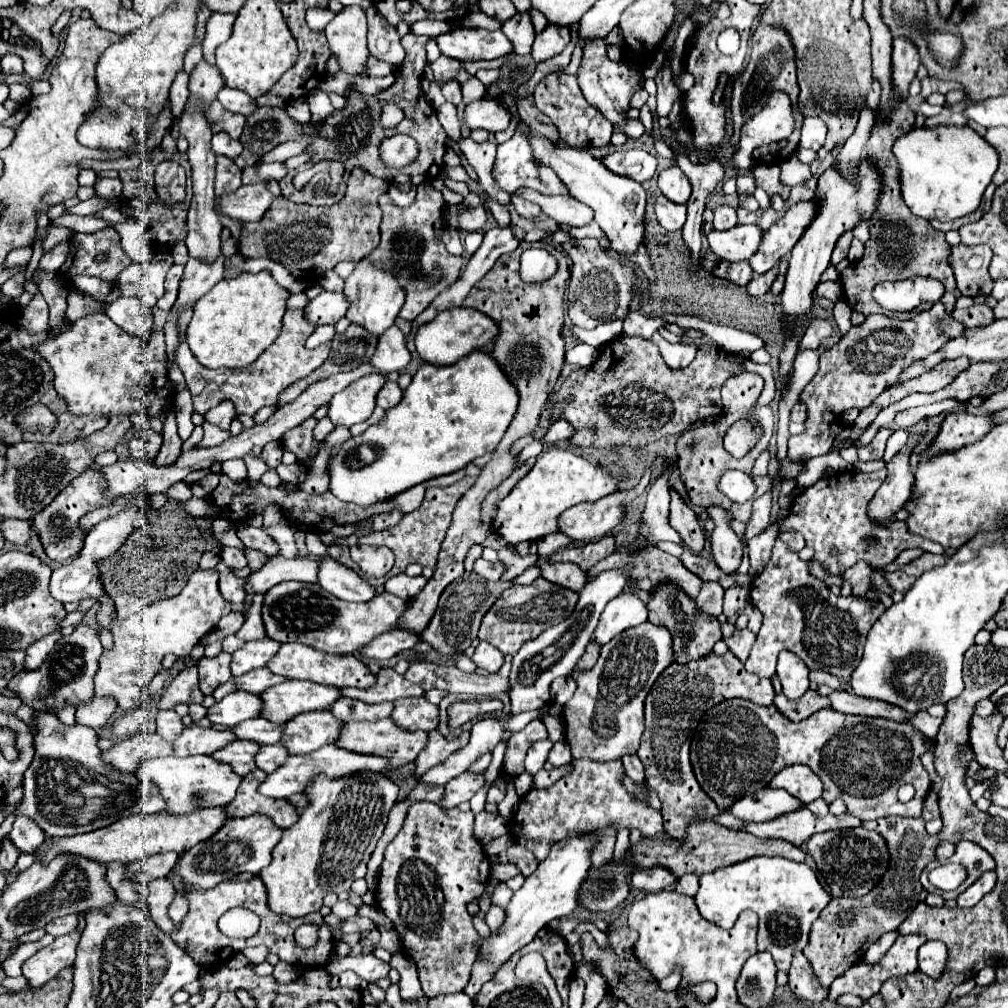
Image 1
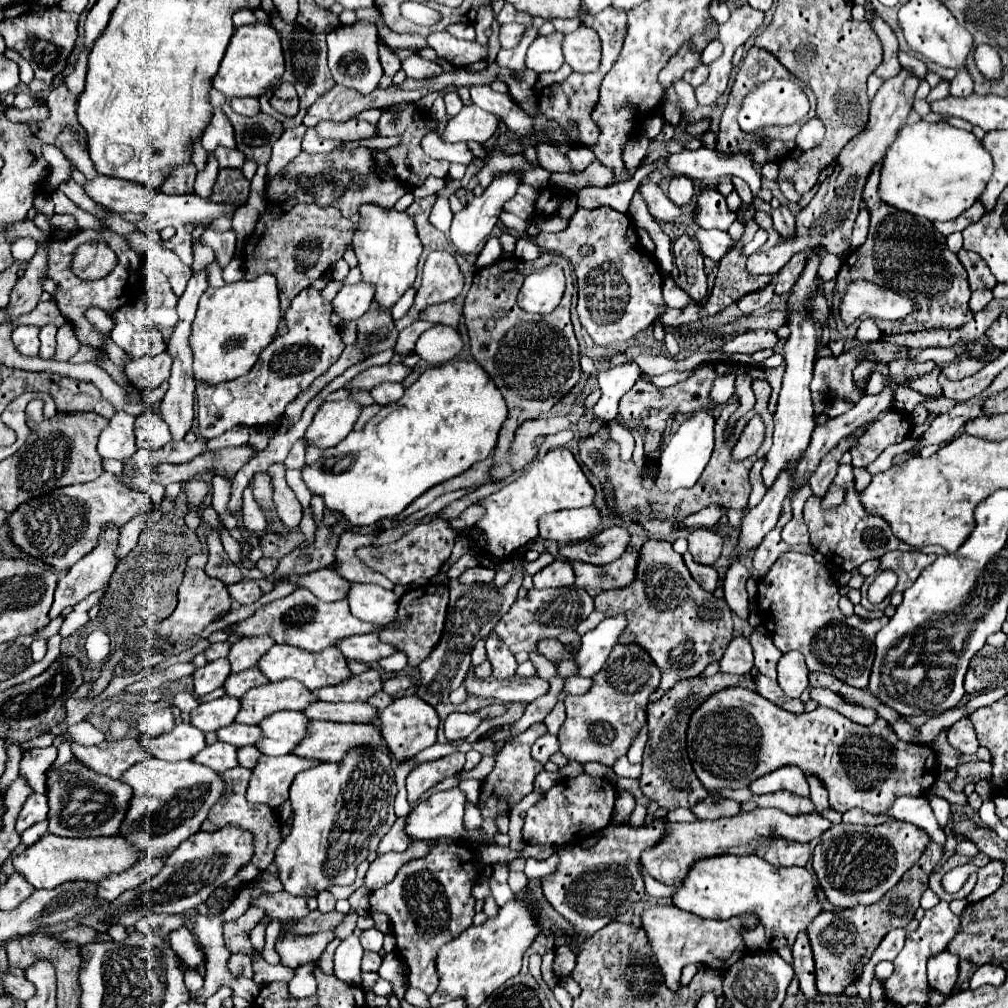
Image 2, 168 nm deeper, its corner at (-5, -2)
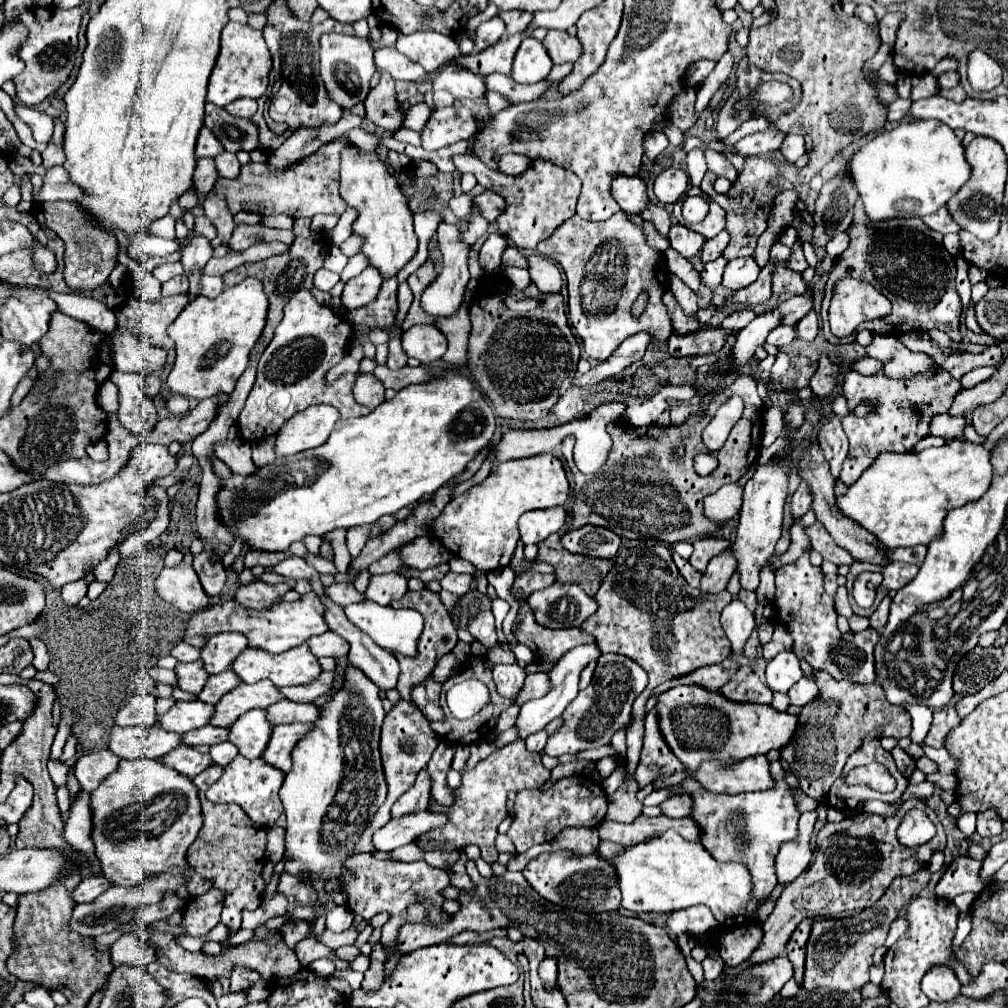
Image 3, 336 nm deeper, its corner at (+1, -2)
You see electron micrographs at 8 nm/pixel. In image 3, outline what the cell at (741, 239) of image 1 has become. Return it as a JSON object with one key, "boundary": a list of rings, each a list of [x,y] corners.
{"boundary":[[[672,225],[670,233],[668,233],[670,245],[686,259],[694,259],[702,253],[702,247],[706,243],[706,237],[700,237],[700,233],[684,227],[684,225]]]}

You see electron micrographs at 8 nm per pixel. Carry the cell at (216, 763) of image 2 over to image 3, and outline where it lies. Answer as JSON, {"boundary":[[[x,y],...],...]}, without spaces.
{"boundary":[[[180,745],[180,749],[174,749],[172,753],[168,753],[168,757],[162,757],[162,761],[188,777],[194,777],[208,769],[210,765],[214,765],[210,753],[200,753],[188,745]]]}

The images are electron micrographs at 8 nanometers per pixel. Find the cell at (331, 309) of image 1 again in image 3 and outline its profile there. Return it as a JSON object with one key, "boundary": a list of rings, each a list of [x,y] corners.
{"boundary":[[[366,267],[360,275],[346,281],[342,291],[342,307],[354,311],[368,305],[378,295],[380,285],[382,285],[380,273],[376,273],[376,269],[372,267]]]}

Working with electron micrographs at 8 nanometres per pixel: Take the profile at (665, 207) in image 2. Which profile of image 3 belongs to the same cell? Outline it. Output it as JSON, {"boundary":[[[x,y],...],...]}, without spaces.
{"boundary":[[[616,177],[612,181],[612,197],[626,213],[642,213],[650,207],[648,187],[640,177]]]}

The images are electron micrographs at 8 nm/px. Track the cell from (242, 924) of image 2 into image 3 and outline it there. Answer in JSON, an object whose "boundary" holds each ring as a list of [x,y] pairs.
{"boundary":[[[212,765],[204,773],[196,775],[192,781],[198,787],[200,801],[202,801],[202,817],[204,825],[196,837],[196,841],[188,849],[188,863],[198,869],[206,879],[212,881],[216,889],[222,889],[226,893],[224,909],[222,909],[222,925],[228,927],[230,935],[236,935],[242,925],[242,911],[254,911],[264,893],[264,879],[262,879],[262,867],[264,867],[264,849],[266,849],[266,827],[256,827],[252,819],[240,809],[240,805],[226,803],[216,805],[206,799],[206,789],[216,783],[224,775],[224,767]]]}

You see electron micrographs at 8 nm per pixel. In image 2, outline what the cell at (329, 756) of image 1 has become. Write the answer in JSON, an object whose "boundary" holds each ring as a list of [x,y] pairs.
{"boundary":[[[282,755],[282,757],[260,757],[258,765],[252,769],[252,777],[248,783],[246,799],[250,803],[264,803],[272,809],[280,807],[288,799],[288,789],[294,777],[318,765],[320,761],[300,759],[296,755]]]}

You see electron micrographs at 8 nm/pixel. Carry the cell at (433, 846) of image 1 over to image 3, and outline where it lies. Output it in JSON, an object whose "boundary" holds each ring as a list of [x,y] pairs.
{"boundary":[[[356,853],[348,857],[344,863],[356,873],[356,879],[346,885],[348,893],[348,907],[366,917],[374,917],[376,913],[386,911],[390,915],[386,923],[386,931],[382,931],[382,945],[388,951],[388,961],[384,967],[386,977],[390,977],[398,965],[398,961],[404,957],[404,953],[398,951],[396,939],[398,931],[406,923],[424,923],[424,925],[442,925],[452,919],[450,913],[442,911],[444,905],[444,895],[442,891],[450,887],[450,877],[446,869],[438,869],[428,865],[426,861],[414,861],[414,863],[402,863],[402,861],[378,861],[370,853]]]}

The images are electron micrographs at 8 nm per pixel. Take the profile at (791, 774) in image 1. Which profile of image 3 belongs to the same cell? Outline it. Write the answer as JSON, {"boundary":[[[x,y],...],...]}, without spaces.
{"boundary":[[[766,755],[750,757],[750,761],[740,761],[740,765],[720,765],[716,761],[702,763],[694,775],[704,789],[712,793],[746,793],[746,791],[768,791],[774,789],[774,779],[770,773],[770,759]]]}

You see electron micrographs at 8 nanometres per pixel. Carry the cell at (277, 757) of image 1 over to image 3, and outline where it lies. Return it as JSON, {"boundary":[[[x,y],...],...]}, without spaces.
{"boundary":[[[226,741],[226,743],[220,743],[216,747],[210,747],[210,755],[212,755],[214,763],[226,767],[238,755],[238,751],[236,751],[236,745],[232,745],[230,741]]]}

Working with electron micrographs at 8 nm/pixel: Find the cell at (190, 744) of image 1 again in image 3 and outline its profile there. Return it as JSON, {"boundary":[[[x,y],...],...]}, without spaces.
{"boundary":[[[158,725],[152,727],[114,727],[110,733],[108,749],[122,759],[162,759],[166,753],[182,743],[182,735],[166,731]]]}

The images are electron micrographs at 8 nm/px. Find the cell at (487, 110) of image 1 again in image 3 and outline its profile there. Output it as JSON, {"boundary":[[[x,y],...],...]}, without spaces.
{"boundary":[[[466,107],[434,109],[428,125],[422,131],[422,147],[436,151],[462,139],[474,139],[478,125],[474,113]]]}

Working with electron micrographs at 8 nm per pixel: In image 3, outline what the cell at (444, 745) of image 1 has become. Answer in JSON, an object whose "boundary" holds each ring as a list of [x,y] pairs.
{"boundary":[[[422,769],[418,773],[416,785],[412,785],[412,789],[408,789],[408,793],[404,793],[392,807],[392,817],[402,817],[404,813],[412,813],[412,809],[426,809],[430,805],[430,789],[432,789],[432,781],[428,777],[428,771]]]}

